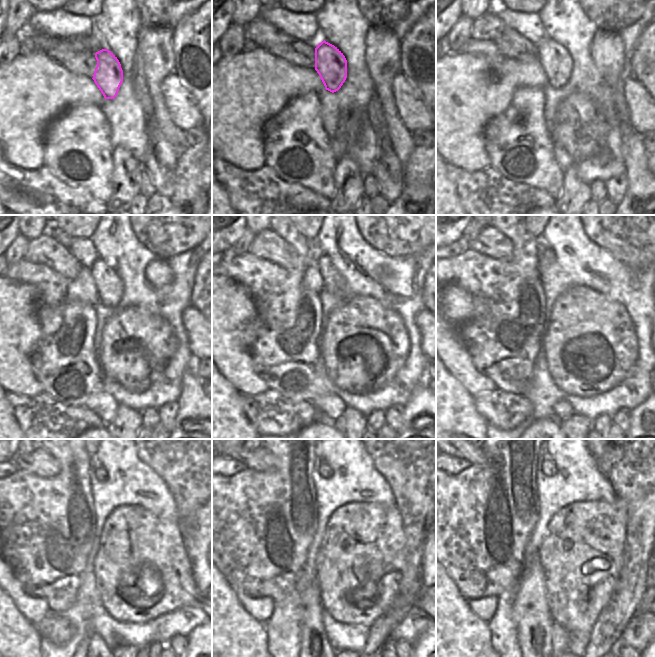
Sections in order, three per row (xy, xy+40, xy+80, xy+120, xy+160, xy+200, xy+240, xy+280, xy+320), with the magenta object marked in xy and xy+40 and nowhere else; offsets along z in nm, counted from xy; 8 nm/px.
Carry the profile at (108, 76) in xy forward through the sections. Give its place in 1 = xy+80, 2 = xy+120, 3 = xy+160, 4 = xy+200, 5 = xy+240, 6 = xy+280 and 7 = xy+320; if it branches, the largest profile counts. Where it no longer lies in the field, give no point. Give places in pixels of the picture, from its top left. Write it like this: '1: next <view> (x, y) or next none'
1: next xy+80 (556, 62)
2: next xy+120 (109, 285)
3: next xy+160 (332, 280)
4: next xy+200 (549, 254)
5: next xy+240 (100, 473)
6: next xy+280 (325, 471)
7: next xy+320 (549, 468)

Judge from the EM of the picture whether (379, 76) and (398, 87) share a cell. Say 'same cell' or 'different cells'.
different cells

